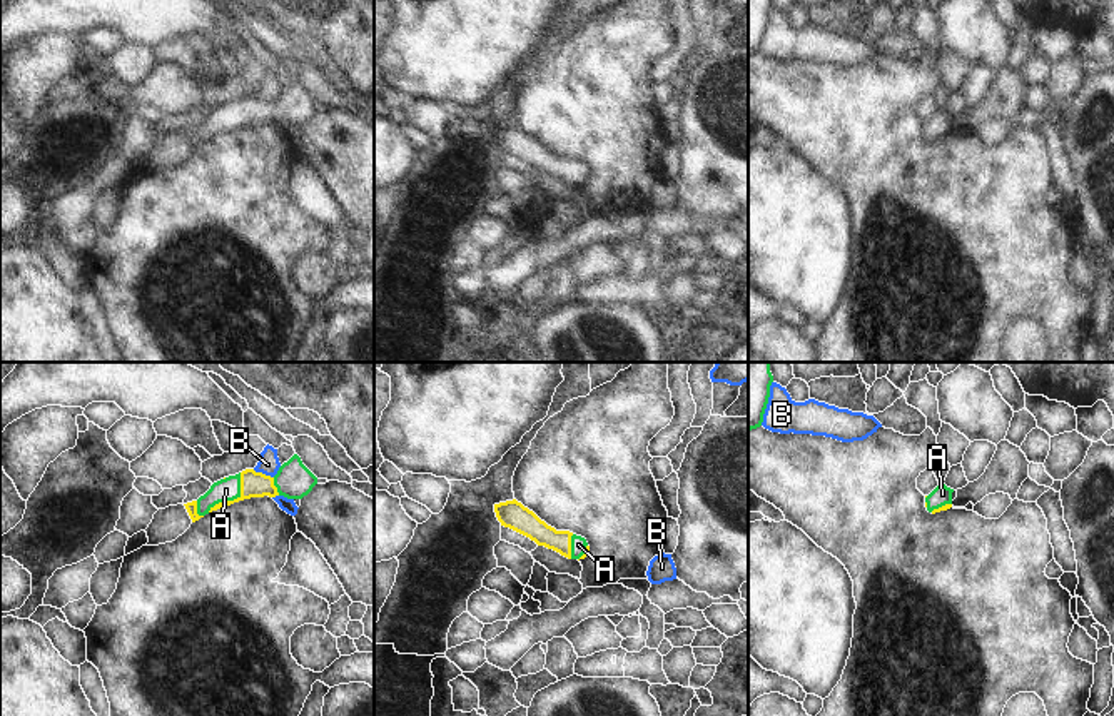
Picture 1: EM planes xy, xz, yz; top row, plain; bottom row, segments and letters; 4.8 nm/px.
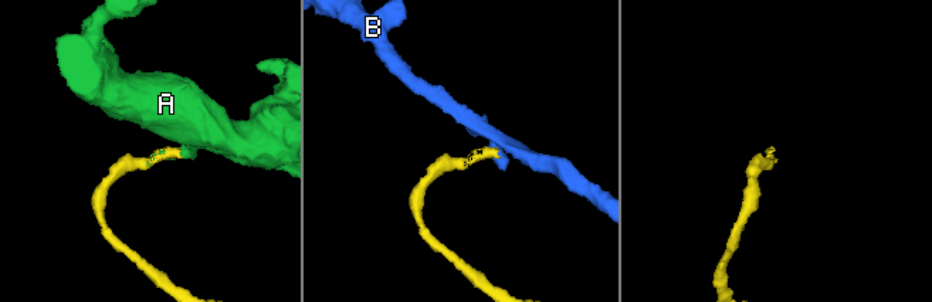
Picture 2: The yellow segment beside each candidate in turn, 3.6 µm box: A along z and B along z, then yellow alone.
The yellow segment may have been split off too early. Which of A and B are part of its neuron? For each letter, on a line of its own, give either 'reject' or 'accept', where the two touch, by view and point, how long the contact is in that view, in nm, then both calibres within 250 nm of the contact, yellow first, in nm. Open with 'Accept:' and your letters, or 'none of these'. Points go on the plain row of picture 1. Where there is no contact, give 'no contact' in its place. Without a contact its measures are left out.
Accept: A
A: accept; contact xy (234, 126); length 260 nm; calibres 130 and 110 nm
B: reject; contact xy (263, 100); length 110 nm; calibres 130 and 100 nm

